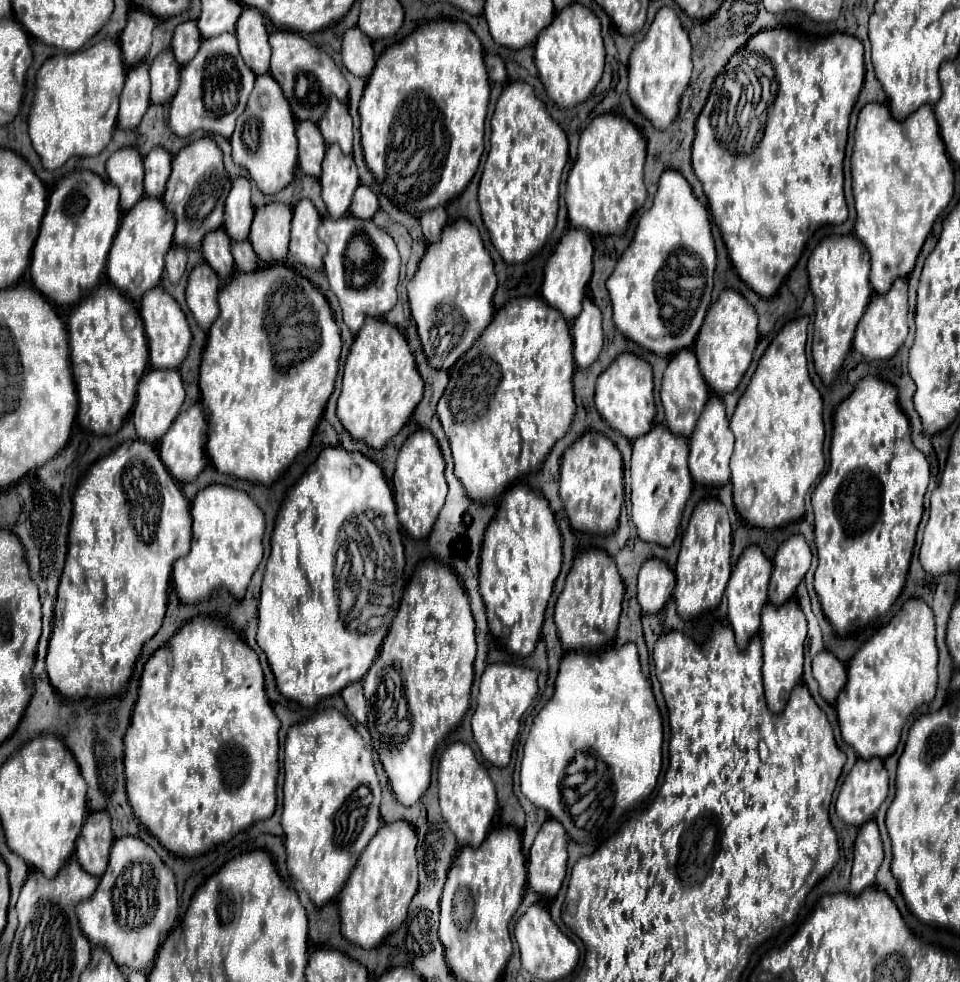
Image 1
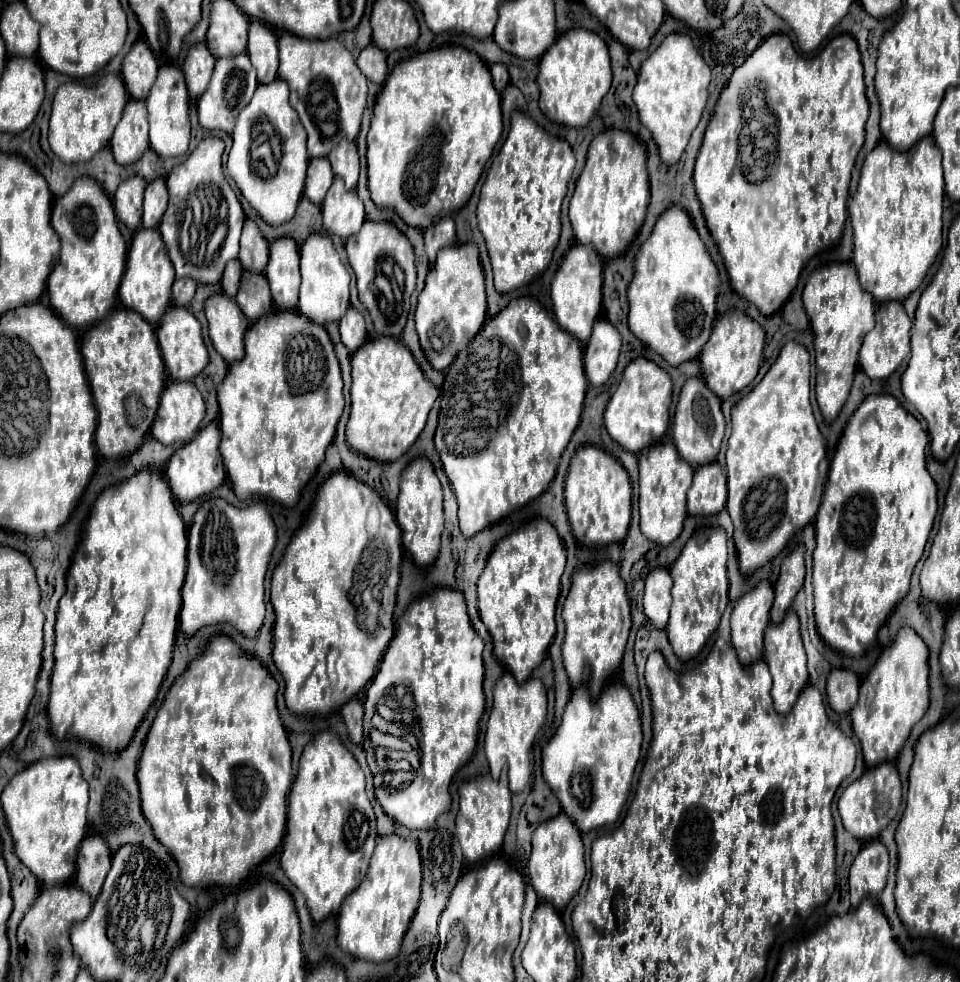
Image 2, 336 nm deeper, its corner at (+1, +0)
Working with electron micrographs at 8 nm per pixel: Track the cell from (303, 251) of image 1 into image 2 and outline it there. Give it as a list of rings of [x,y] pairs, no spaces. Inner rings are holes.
[[[314,233],[304,241],[300,247],[300,271],[302,271],[302,285],[300,285],[300,303],[298,311],[316,323],[326,321],[340,321],[344,313],[350,307],[348,301],[348,285],[350,285],[350,273],[342,265],[336,249],[332,249],[332,243],[326,235]]]

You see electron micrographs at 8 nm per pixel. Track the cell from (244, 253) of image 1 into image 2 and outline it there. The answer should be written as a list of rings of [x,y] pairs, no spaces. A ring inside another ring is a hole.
[[[244,271],[240,291],[236,295],[236,303],[250,321],[258,321],[260,317],[272,313],[274,305],[266,277],[262,273]]]

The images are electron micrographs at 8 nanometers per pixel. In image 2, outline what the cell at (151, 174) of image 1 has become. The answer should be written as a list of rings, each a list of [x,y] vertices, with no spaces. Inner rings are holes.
[[[160,177],[156,181],[150,181],[144,195],[144,227],[156,229],[160,225],[160,219],[168,207],[168,187],[166,181]]]

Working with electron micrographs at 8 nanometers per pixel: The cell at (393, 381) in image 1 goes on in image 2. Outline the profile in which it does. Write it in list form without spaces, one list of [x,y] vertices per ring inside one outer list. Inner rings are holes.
[[[376,337],[352,353],[350,395],[352,411],[346,425],[348,447],[368,459],[392,463],[404,455],[422,433],[438,391],[398,339]]]

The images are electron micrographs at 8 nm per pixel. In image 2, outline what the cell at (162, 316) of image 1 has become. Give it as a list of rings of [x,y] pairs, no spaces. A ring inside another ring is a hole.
[[[172,307],[164,315],[164,321],[160,321],[160,327],[156,331],[158,345],[162,351],[164,365],[174,381],[192,381],[202,369],[208,365],[208,349],[202,339],[200,321],[186,309],[186,307]]]

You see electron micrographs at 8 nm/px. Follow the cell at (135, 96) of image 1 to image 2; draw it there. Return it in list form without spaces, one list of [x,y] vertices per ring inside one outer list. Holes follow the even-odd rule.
[[[128,101],[116,125],[110,149],[118,165],[130,165],[148,149],[148,113],[144,101]]]

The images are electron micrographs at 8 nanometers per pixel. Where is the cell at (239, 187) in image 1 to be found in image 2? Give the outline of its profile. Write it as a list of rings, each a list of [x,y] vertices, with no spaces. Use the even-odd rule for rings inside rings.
[[[246,219],[240,237],[238,261],[246,271],[264,273],[268,265],[268,255],[270,255],[270,243],[262,237],[258,225],[252,219]]]

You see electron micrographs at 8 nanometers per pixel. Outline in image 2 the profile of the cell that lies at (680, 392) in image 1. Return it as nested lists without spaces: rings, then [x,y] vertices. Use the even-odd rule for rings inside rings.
[[[700,375],[688,379],[680,391],[674,421],[672,421],[672,439],[680,457],[688,461],[692,467],[700,467],[716,461],[724,437],[724,415],[720,405],[722,401],[708,389],[706,381]]]

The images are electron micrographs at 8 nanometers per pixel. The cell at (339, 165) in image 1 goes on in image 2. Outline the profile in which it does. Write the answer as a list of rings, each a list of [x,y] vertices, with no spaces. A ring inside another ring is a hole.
[[[338,177],[334,179],[328,197],[322,203],[322,215],[324,215],[324,229],[342,239],[356,235],[362,223],[366,221],[364,205],[358,199],[356,191],[348,191],[344,187],[344,181],[340,181]]]

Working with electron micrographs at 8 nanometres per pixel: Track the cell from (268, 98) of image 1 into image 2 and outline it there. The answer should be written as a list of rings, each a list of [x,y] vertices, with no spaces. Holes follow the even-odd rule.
[[[276,79],[276,81],[272,81],[272,83],[268,83],[268,85],[258,85],[258,89],[256,89],[256,93],[254,93],[254,97],[252,97],[252,101],[248,103],[248,107],[246,107],[246,109],[244,109],[244,111],[240,113],[240,117],[238,117],[238,123],[236,123],[236,129],[234,129],[234,133],[232,133],[232,139],[234,139],[234,145],[232,145],[232,149],[230,149],[230,153],[228,153],[228,175],[230,175],[232,179],[234,179],[234,183],[236,183],[236,187],[238,187],[238,189],[240,189],[240,193],[244,195],[244,199],[246,199],[246,201],[248,201],[248,203],[250,203],[250,205],[252,205],[252,207],[256,209],[256,211],[258,211],[258,215],[260,215],[260,217],[262,217],[262,219],[264,219],[264,221],[266,221],[268,225],[282,225],[282,223],[286,223],[286,221],[290,221],[290,219],[294,217],[294,213],[296,213],[296,207],[298,207],[298,201],[302,199],[302,193],[304,193],[304,177],[306,177],[306,167],[308,167],[308,153],[306,153],[306,131],[304,131],[304,125],[302,125],[302,123],[300,123],[300,119],[298,119],[298,113],[296,113],[296,111],[292,109],[292,105],[290,105],[290,101],[288,101],[288,83],[286,83],[286,81],[282,81],[282,79]],[[266,123],[268,123],[268,125],[272,127],[272,133],[274,133],[274,135],[278,135],[278,139],[280,139],[280,143],[272,143],[272,147],[274,147],[274,145],[278,145],[278,149],[280,149],[280,153],[282,153],[282,155],[280,155],[280,157],[254,157],[254,159],[252,159],[252,157],[250,157],[250,149],[252,149],[252,145],[256,145],[256,143],[258,143],[258,139],[260,139],[260,135],[262,135],[262,133],[266,133],[266,131],[262,129],[262,127],[264,127]]]

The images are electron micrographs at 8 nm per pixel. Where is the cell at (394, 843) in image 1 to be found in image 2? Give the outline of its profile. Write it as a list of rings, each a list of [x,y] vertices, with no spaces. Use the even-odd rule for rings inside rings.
[[[398,835],[380,837],[370,861],[368,875],[364,877],[360,887],[346,897],[340,909],[338,917],[340,949],[358,959],[374,963],[394,959],[400,951],[402,937],[410,925],[410,919],[418,907],[420,881],[422,863],[418,855],[418,845]]]

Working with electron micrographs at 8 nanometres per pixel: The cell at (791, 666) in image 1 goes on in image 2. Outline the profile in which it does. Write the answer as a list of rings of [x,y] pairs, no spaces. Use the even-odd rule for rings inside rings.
[[[790,609],[780,625],[768,625],[764,633],[764,659],[770,667],[770,675],[774,679],[772,685],[772,699],[774,699],[774,709],[778,713],[788,713],[792,705],[796,703],[798,693],[806,687],[808,683],[808,669],[806,669],[806,651],[802,645],[800,637],[800,623],[798,615],[794,609]]]

